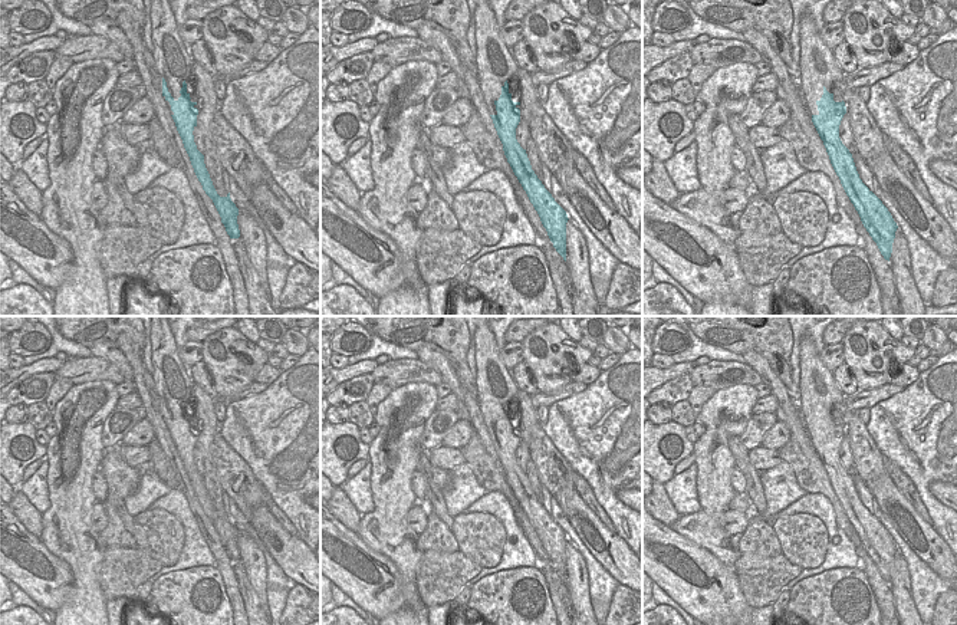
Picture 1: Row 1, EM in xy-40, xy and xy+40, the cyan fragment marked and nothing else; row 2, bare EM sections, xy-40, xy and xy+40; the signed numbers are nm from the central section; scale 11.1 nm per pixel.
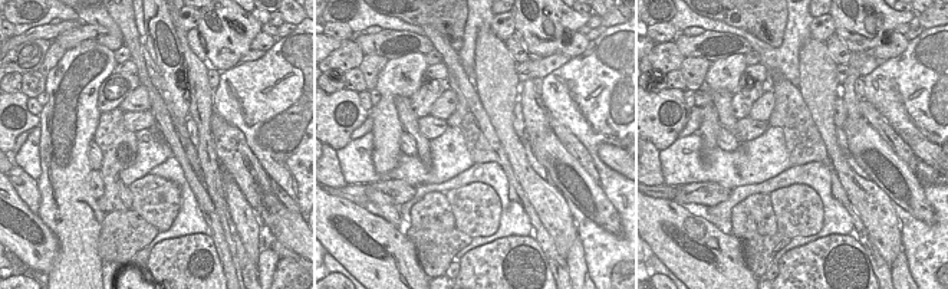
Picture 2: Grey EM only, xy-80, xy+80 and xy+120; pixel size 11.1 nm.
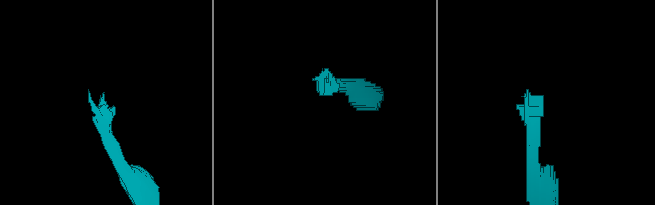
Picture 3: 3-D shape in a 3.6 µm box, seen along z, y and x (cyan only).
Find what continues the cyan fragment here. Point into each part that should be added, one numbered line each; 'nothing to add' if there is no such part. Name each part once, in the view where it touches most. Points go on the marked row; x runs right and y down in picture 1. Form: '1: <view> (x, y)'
1: xy-40 (171, 61)

